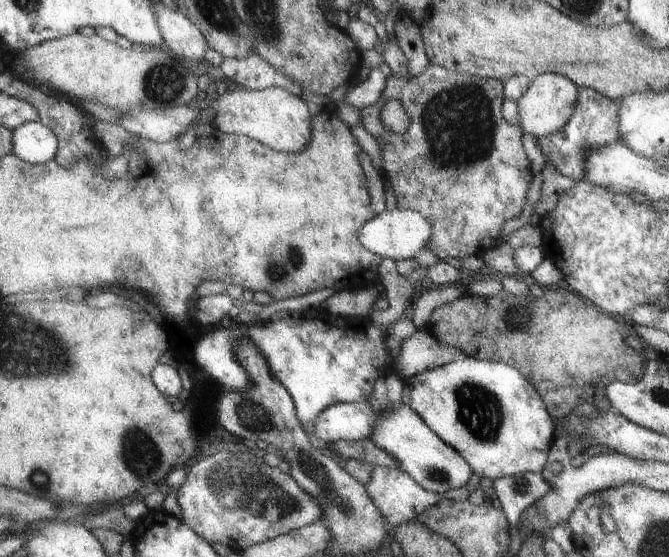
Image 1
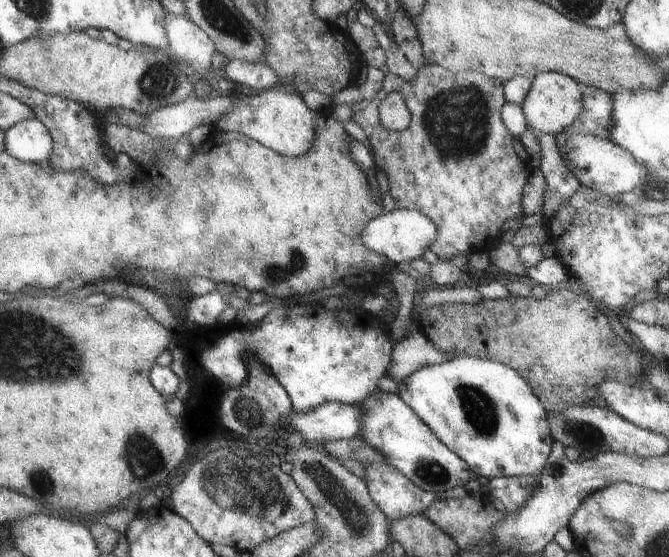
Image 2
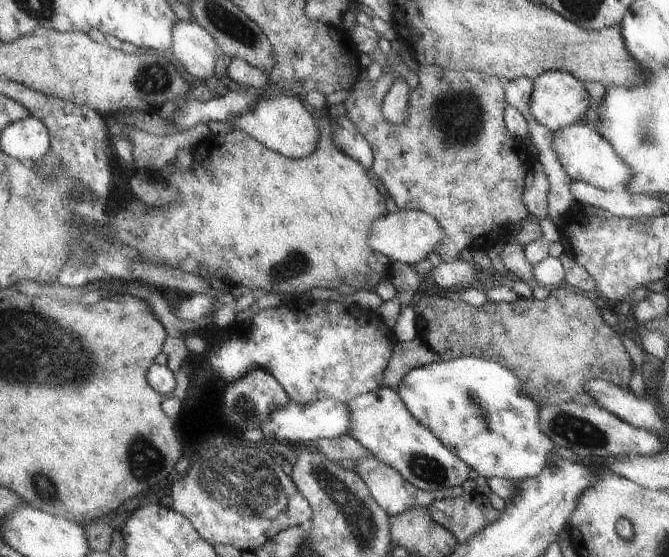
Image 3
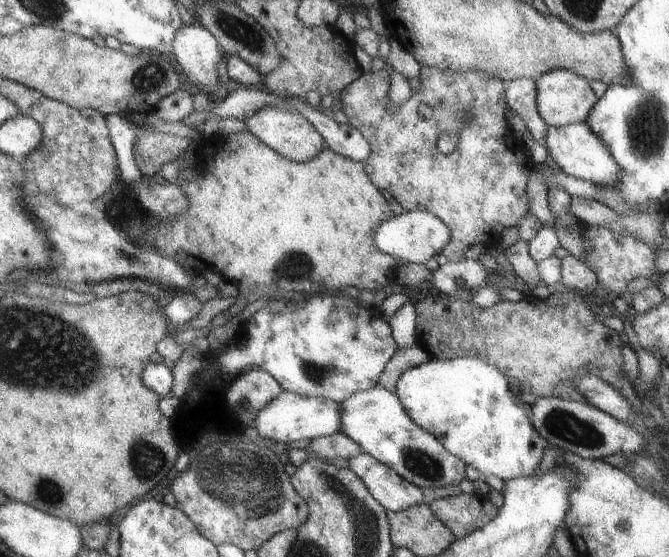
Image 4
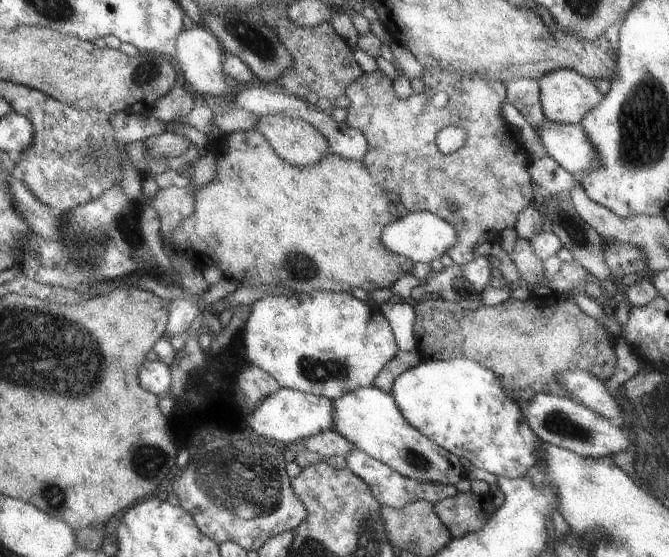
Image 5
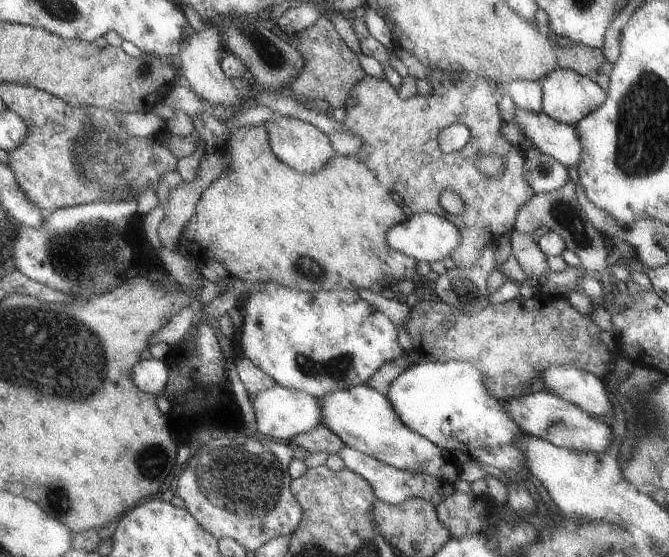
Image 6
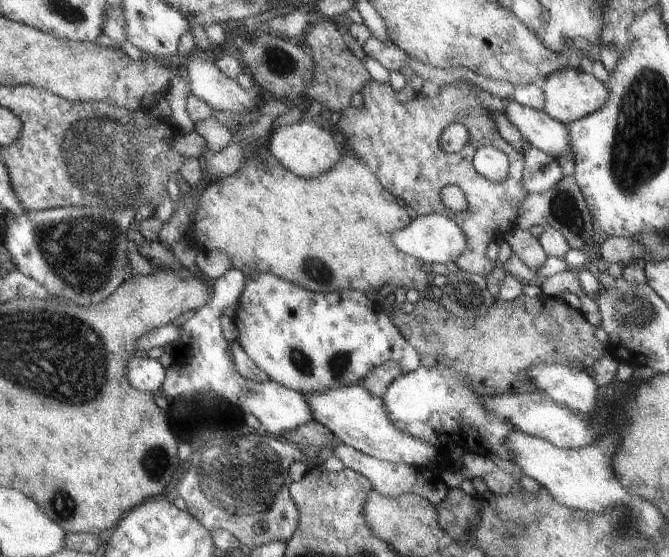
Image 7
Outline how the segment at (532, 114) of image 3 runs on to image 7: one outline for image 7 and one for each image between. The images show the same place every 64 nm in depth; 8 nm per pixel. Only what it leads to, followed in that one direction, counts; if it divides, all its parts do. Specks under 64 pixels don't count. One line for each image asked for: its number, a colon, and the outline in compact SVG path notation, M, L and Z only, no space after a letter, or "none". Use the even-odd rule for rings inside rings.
4: M553 70L551 74L543 74L543 78L537 80L537 114L549 128L563 128L587 122L591 110L599 104L589 84L591 84L589 80L573 76L567 70Z
5: M555 70L543 76L539 86L545 120L553 124L581 124L603 102L591 80L573 70Z
6: M555 70L541 84L545 92L543 112L567 126L575 126L607 100L607 92L591 76L575 70Z
7: M559 70L545 80L545 112L565 126L593 114L607 100L609 100L607 86L585 70Z

